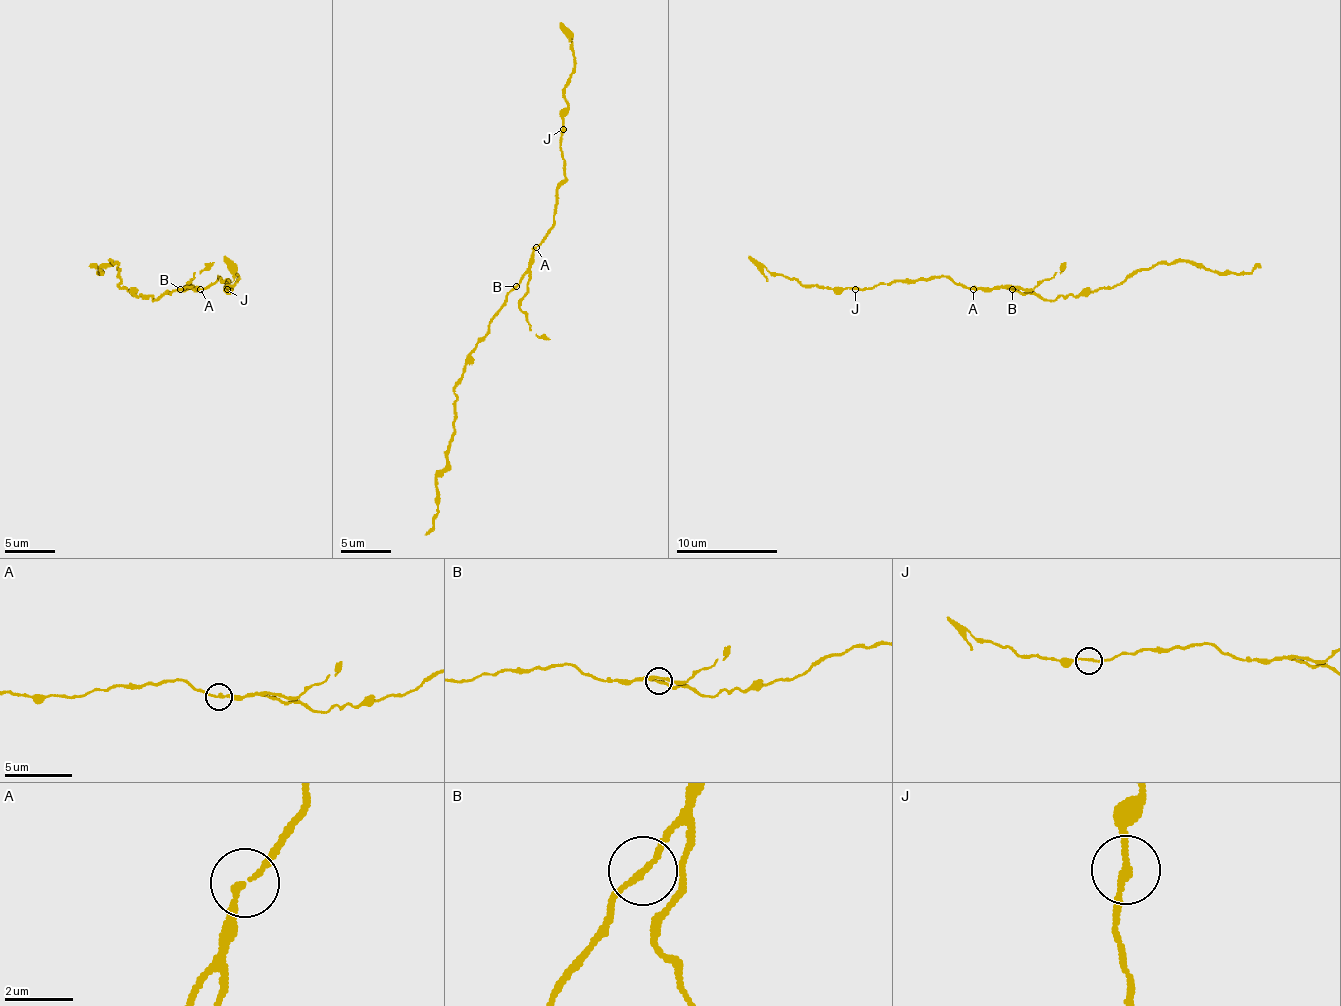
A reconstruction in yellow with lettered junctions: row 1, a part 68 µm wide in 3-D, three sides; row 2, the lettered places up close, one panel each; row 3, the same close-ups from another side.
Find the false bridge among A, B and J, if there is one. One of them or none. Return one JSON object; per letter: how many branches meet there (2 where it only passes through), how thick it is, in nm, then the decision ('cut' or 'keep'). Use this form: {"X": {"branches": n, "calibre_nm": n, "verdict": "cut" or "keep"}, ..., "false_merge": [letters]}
{"A": {"branches": 2, "calibre_nm": 190, "verdict": "keep"}, "B": {"branches": 2, "calibre_nm": 170, "verdict": "keep"}, "J": {"branches": 2, "calibre_nm": 180, "verdict": "keep"}, "false_merge": []}

